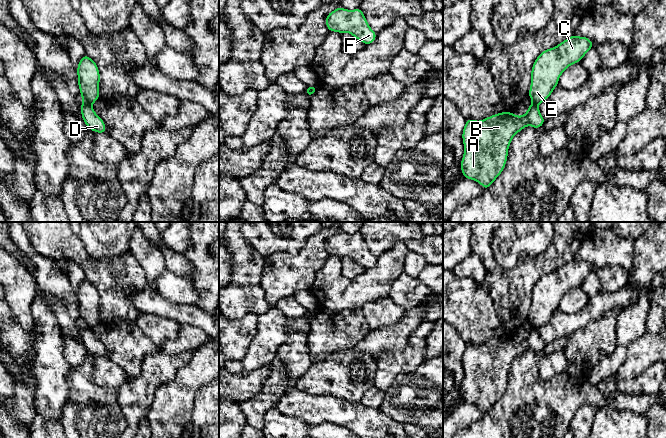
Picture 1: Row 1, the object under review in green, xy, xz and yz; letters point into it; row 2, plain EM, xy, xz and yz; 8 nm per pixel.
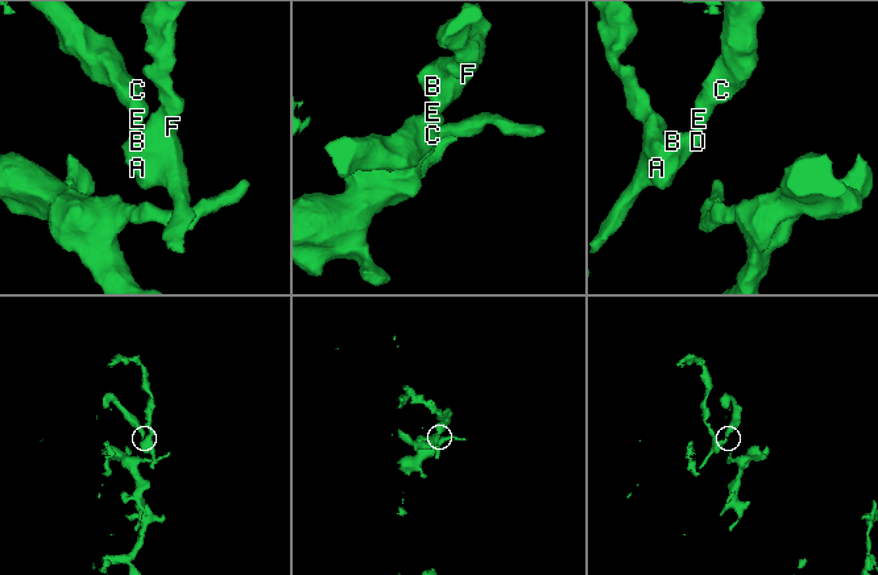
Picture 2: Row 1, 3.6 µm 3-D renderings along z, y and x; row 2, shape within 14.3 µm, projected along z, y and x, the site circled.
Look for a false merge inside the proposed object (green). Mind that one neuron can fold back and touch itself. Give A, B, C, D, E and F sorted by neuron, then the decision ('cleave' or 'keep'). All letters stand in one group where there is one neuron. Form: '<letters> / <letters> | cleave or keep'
A B D F / C E | cleave

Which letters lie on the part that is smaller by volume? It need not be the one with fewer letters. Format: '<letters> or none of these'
A, B, D, F

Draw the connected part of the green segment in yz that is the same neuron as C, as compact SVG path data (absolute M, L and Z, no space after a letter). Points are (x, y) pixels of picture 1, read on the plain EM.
M573 258L559 269L543 274L534 285L531 295L528 319L533 327L538 329L547 324L558 309L561 298L571 288L579 287L592 271L589 262Z

